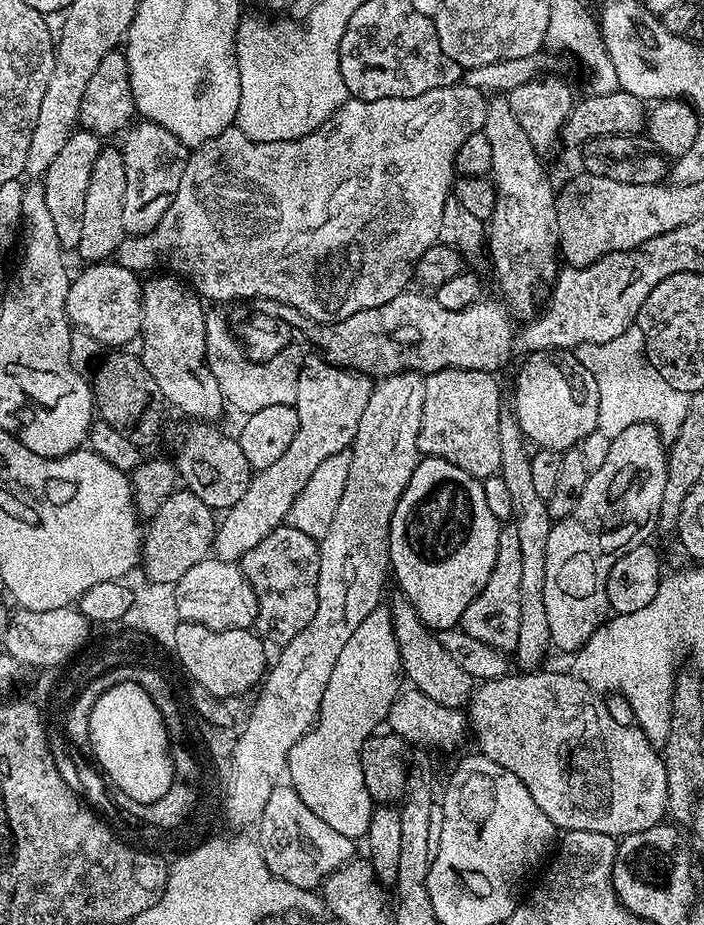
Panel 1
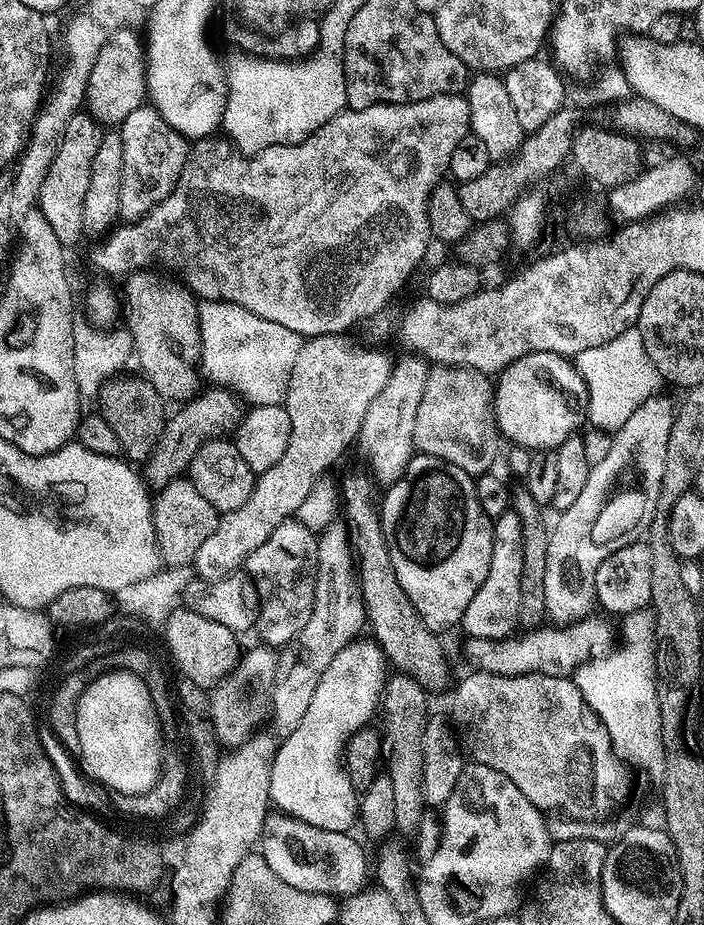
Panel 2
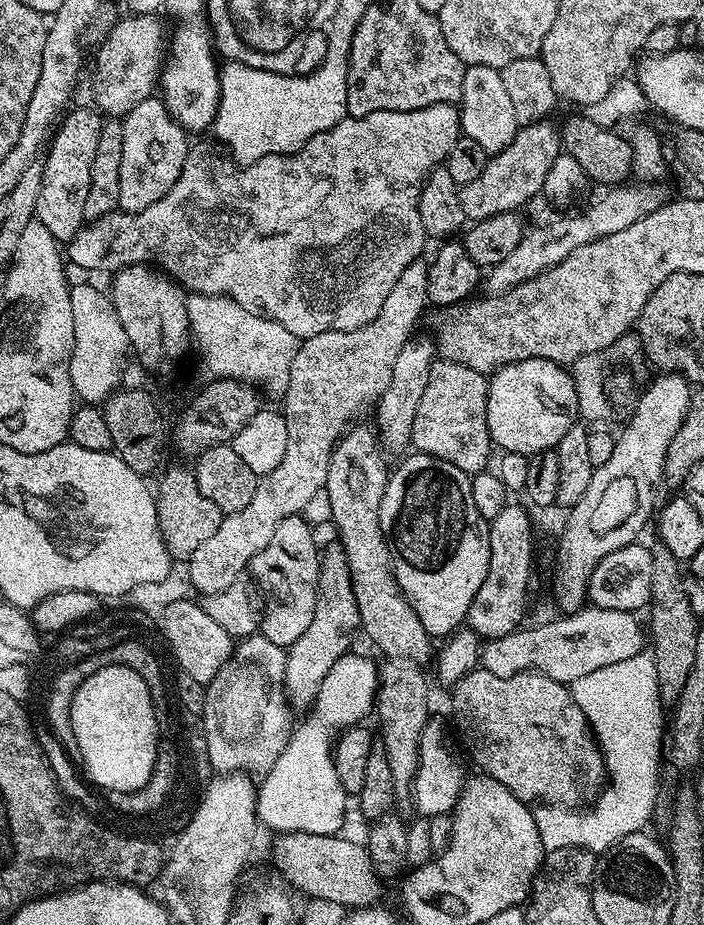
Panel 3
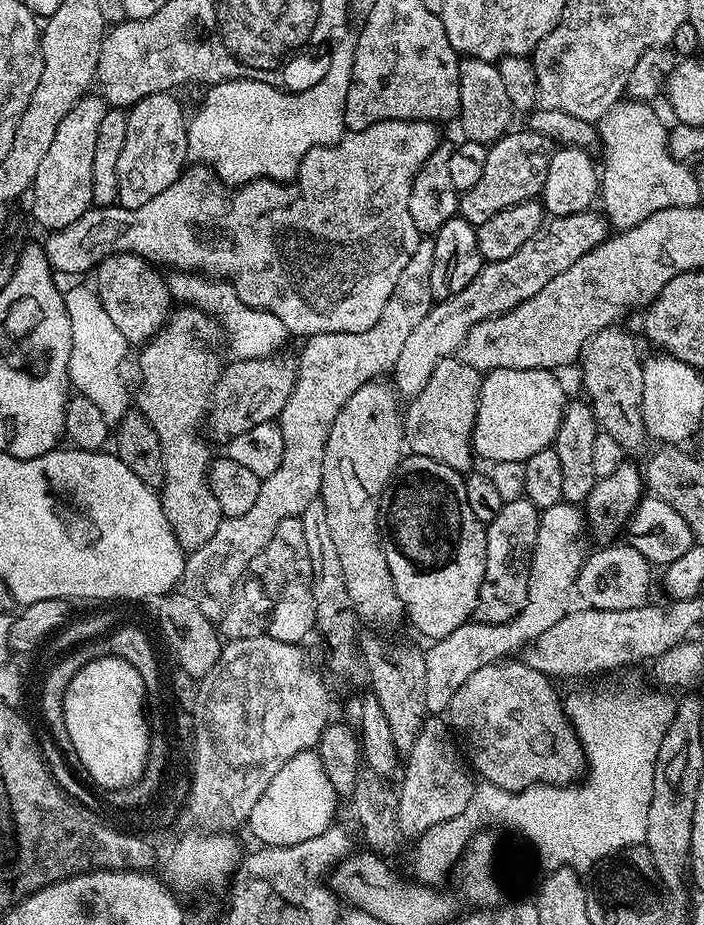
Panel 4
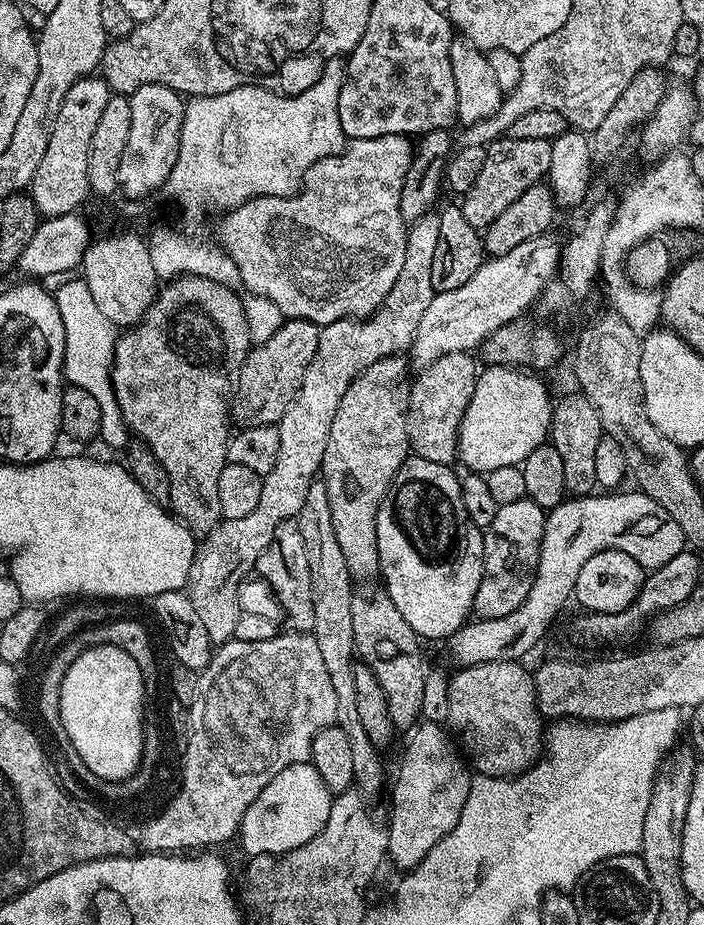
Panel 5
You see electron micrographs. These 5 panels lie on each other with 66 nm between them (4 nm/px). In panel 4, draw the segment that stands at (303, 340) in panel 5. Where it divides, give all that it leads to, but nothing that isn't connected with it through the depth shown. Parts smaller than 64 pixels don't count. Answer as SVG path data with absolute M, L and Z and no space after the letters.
M284 355L263 356L257 360L235 359L232 364L223 365L212 388L214 403L206 417L206 428L212 431L213 441L233 440L254 426L262 426L262 422L273 422L280 417L296 385L297 361Z

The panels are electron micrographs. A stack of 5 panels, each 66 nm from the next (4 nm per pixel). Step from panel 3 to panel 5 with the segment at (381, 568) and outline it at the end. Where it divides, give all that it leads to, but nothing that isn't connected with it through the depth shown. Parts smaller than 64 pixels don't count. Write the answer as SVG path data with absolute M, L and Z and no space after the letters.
M400 354L382 358L374 362L374 366L366 366L366 370L362 370L362 374L358 374L358 378L350 382L346 394L342 394L342 402L334 414L333 424L330 425L330 438L326 442L326 454L322 458L320 470L326 492L330 494L334 534L338 537L342 558L346 558L346 566L350 570L353 581L356 582L372 582L377 579L380 570L376 529L378 510L386 498L393 478L410 455L406 434L406 414L412 380L410 375L408 376L408 368L410 369L409 361Z

